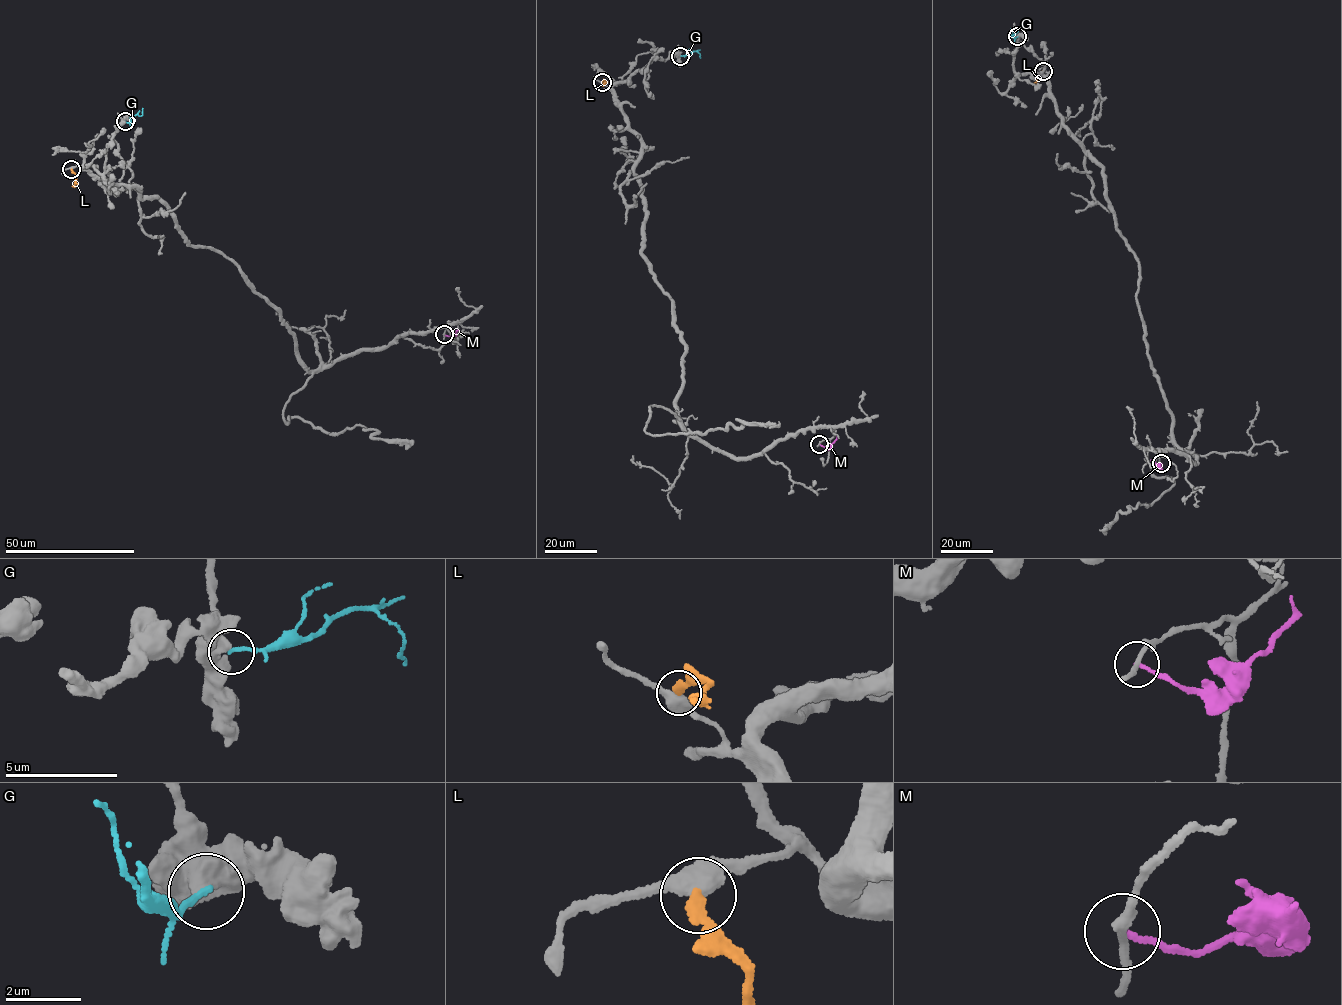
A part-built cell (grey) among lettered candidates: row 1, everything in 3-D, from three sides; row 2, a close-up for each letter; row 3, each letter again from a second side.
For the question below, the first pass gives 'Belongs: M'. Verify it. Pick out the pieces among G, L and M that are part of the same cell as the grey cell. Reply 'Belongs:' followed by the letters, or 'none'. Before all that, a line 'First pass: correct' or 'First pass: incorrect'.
First pass: incorrect
Belongs: none

